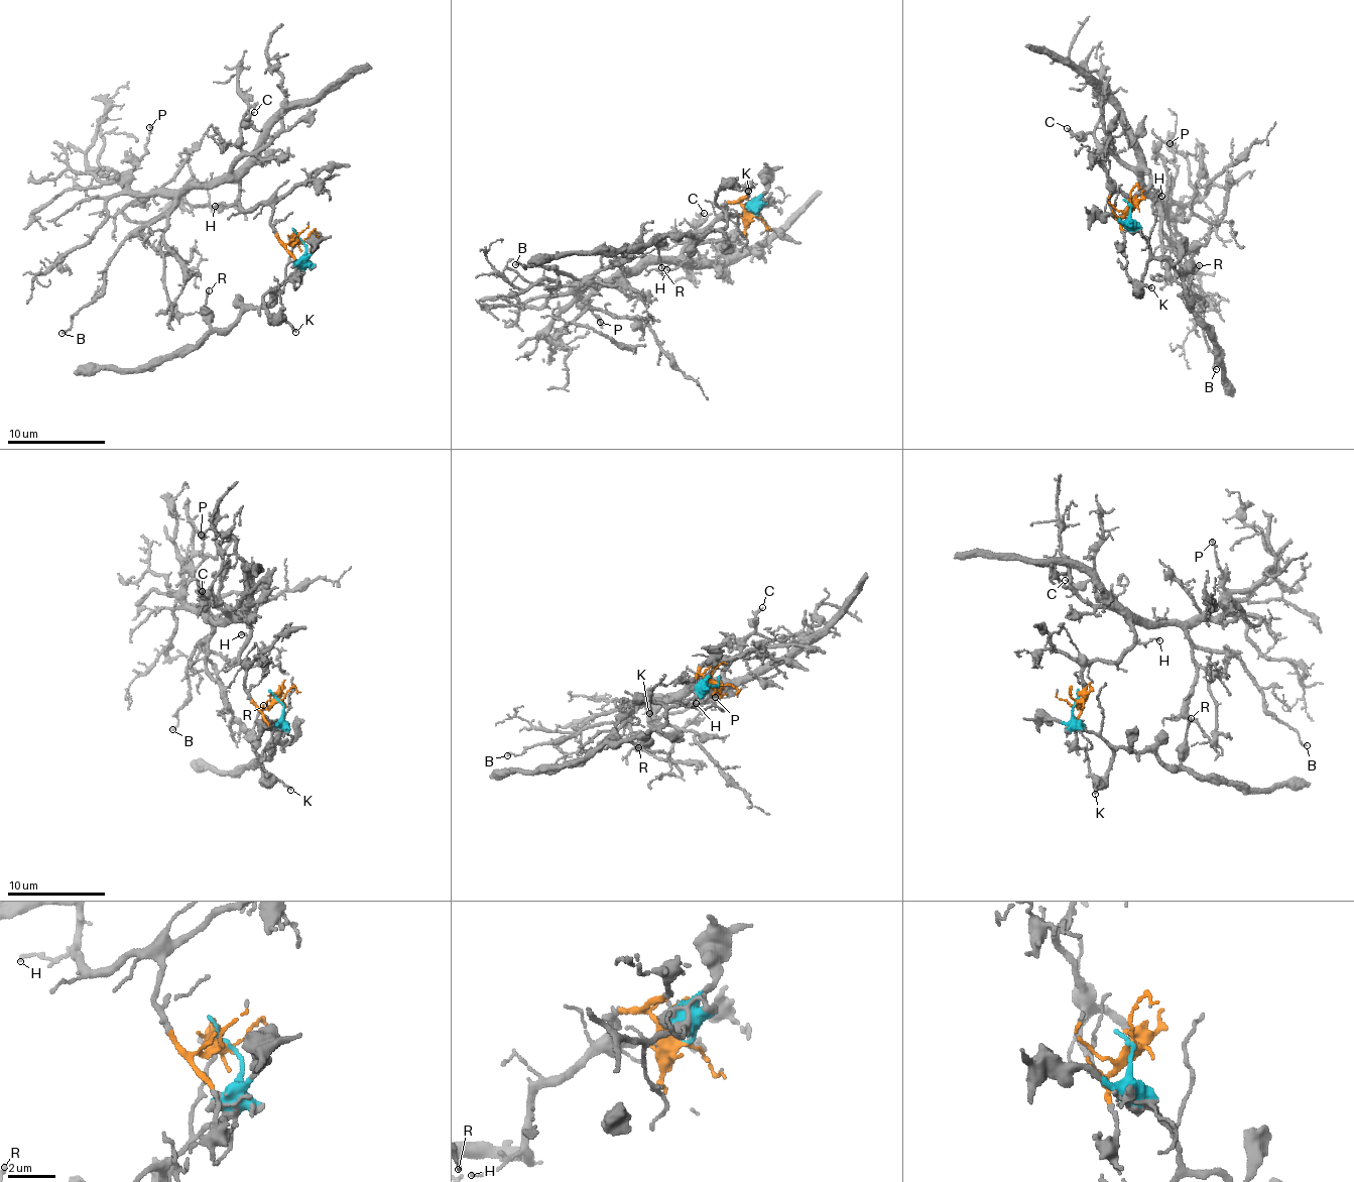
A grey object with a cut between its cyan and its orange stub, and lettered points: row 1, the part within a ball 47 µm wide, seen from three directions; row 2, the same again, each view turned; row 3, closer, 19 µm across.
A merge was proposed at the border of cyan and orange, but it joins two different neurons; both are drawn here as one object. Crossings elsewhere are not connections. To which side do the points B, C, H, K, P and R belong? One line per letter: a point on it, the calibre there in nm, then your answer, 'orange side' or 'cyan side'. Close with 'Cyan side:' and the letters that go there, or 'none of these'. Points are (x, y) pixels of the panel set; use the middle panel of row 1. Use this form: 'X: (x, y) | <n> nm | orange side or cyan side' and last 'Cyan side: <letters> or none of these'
B: (515, 264) | 140 nm | orange side
C: (704, 213) | 190 nm | orange side
H: (666, 269) | 110 nm | orange side
K: (748, 191) | 150 nm | cyan side
P: (600, 322) | 90 nm | orange side
R: (661, 267) | 170 nm | cyan side
Cyan side: K, R

